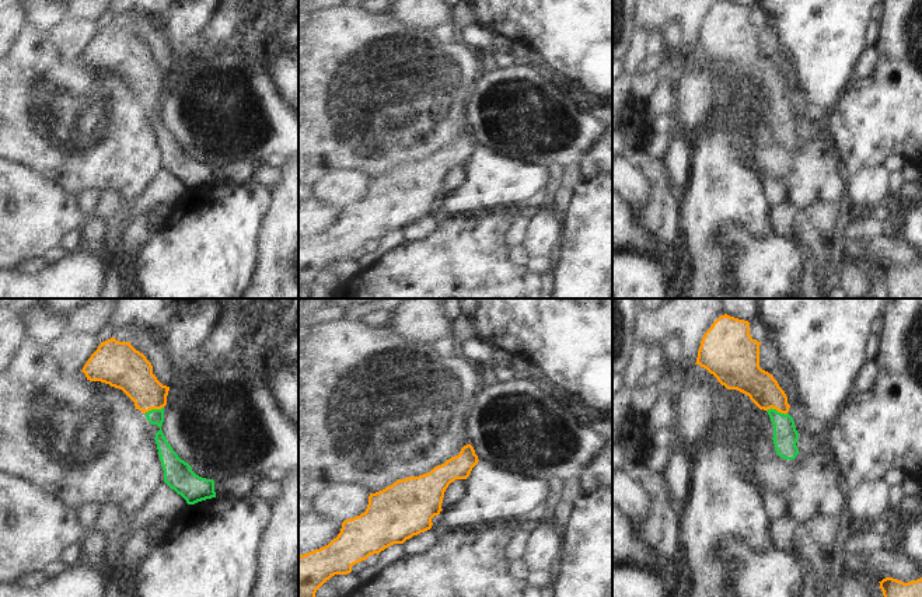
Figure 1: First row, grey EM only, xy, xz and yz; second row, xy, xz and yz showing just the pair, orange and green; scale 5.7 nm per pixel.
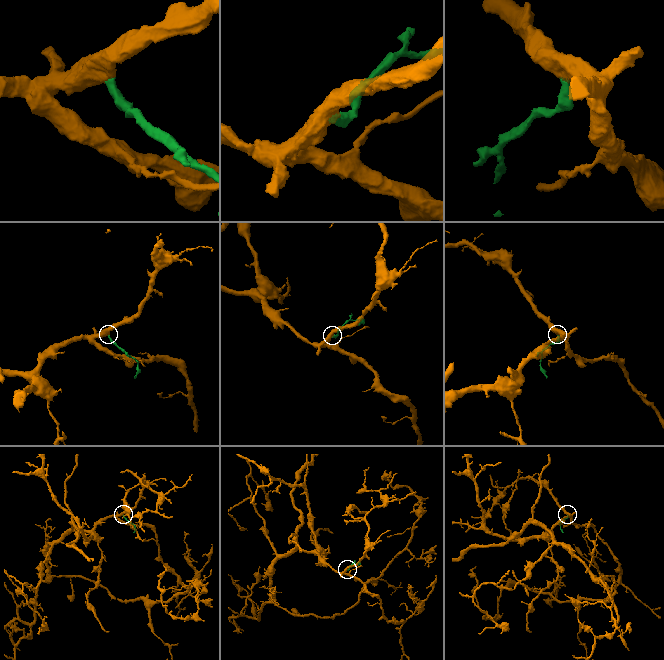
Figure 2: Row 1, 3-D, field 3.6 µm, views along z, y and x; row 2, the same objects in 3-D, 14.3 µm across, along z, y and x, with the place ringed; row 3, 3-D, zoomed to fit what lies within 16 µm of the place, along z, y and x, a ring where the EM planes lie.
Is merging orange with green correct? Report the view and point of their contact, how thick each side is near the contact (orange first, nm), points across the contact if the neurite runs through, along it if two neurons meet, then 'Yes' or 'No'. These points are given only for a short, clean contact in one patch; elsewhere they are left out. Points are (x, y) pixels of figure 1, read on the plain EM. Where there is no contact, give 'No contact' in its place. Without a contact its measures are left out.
Touches orange at yz (776, 95). Thickness 190 nm (orange) against 140 nm. Path across: yz (747, 63), (776, 95), (783, 110), (785, 122). Yes

